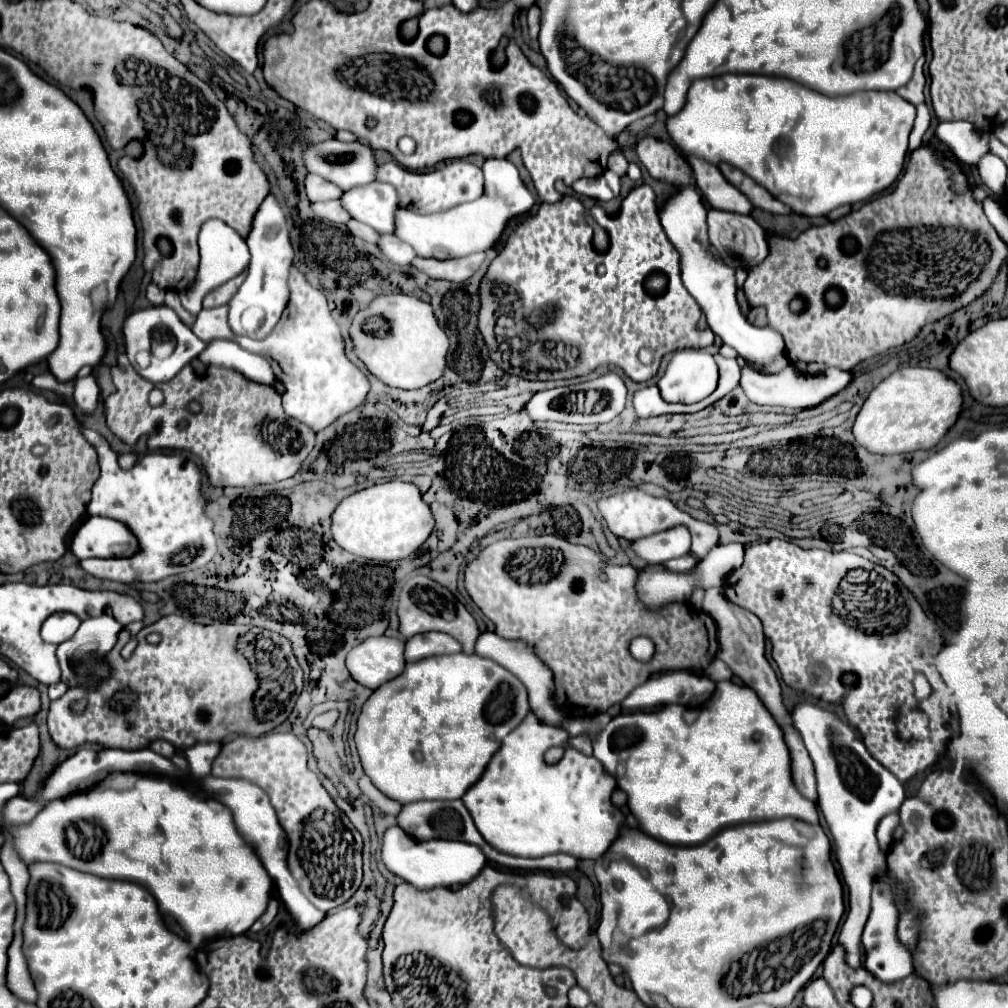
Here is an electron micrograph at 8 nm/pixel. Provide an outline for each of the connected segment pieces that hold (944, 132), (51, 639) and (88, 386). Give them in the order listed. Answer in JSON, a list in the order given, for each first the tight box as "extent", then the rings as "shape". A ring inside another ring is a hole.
[{"extent":[936,121,990,165],"shape":[[[970,121],[940,123],[936,137],[952,151],[952,155],[964,165],[976,165],[988,151],[990,131],[974,131]]]},{"extent":[40,613,80,645],"shape":[[[54,613],[42,623],[40,635],[46,643],[58,645],[60,641],[66,641],[68,637],[72,637],[72,633],[76,633],[78,627],[80,627],[80,619],[76,619],[72,613]]]},{"extent":[74,375,100,415],"shape":[[[92,375],[88,377],[78,377],[76,379],[76,387],[74,387],[74,399],[76,405],[86,413],[92,415],[98,407],[98,399],[100,399],[100,389],[96,385],[96,379]]]}]

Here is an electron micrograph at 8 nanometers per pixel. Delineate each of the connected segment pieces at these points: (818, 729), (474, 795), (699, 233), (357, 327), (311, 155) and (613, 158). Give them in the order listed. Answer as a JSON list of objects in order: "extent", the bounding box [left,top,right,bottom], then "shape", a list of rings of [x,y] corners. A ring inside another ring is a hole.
[{"extent":[792,703,906,969],"shape":[[[800,703],[792,711],[792,719],[814,761],[818,805],[836,845],[836,859],[840,863],[842,879],[848,885],[849,911],[838,942],[846,949],[848,965],[856,969],[861,966],[861,935],[871,910],[872,881],[876,879],[876,871],[886,869],[886,855],[876,841],[876,827],[884,815],[900,809],[906,797],[904,787],[866,751],[856,731],[834,713],[810,703]]]},{"extent":[462,711,624,859],"shape":[[[530,711],[524,721],[502,741],[500,749],[490,759],[484,775],[464,793],[462,801],[472,813],[476,827],[482,837],[494,847],[518,857],[544,857],[548,853],[568,853],[576,859],[598,859],[606,853],[612,841],[618,835],[618,829],[624,825],[624,815],[610,801],[610,795],[616,787],[616,781],[604,773],[604,767],[596,757],[586,757],[580,751],[566,747],[564,757],[548,765],[544,753],[554,745],[564,745],[568,733],[560,727],[542,725],[538,717]]]},{"extent":[660,187,784,363],"shape":[[[684,187],[678,189],[674,197],[666,201],[666,205],[660,211],[660,221],[662,227],[680,253],[680,273],[682,273],[682,283],[686,291],[696,299],[696,303],[702,307],[706,321],[710,329],[730,347],[734,347],[740,357],[754,361],[754,363],[768,363],[772,361],[778,353],[784,351],[782,345],[782,335],[770,327],[754,327],[746,321],[742,315],[738,301],[736,301],[736,271],[720,257],[716,257],[710,251],[710,241],[708,241],[708,225],[706,225],[706,207],[702,203],[702,197],[696,187]]]},{"extent":[350,295,448,389],"shape":[[[380,295],[360,309],[350,325],[350,339],[354,343],[356,357],[366,369],[382,383],[398,389],[420,389],[442,375],[446,365],[448,337],[440,329],[430,303],[412,295]],[[382,317],[388,323],[386,331],[368,333],[364,329],[366,319]]]},{"extent":[302,139,376,189],"shape":[[[328,139],[322,143],[312,143],[302,149],[302,161],[308,173],[320,175],[322,179],[338,185],[340,189],[350,189],[352,185],[366,185],[368,181],[374,181],[374,169],[376,161],[372,155],[372,149],[362,143],[342,143],[336,139]]]},{"extent":[608,151,628,175],"shape":[[[612,151],[610,153],[610,159],[608,159],[608,169],[610,171],[614,171],[616,175],[624,175],[626,173],[626,169],[628,169],[628,161],[624,159],[624,155],[620,153],[620,151]]]}]

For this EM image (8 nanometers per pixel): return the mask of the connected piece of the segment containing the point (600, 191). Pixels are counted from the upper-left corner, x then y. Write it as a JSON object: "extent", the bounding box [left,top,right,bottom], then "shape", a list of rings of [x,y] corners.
{"extent":[572,175,614,201],"shape":[[[598,175],[594,179],[576,179],[572,183],[572,189],[580,195],[588,195],[588,197],[594,197],[594,199],[600,199],[600,201],[608,201],[608,199],[614,197],[612,189],[602,179],[602,175]]]}

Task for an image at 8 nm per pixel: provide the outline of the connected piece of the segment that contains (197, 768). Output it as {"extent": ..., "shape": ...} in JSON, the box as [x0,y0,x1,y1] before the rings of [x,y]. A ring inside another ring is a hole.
{"extent":[184,743,220,777],"shape":[[[196,743],[186,749],[184,756],[193,776],[207,777],[211,772],[212,761],[218,751],[220,751],[220,743]]]}

